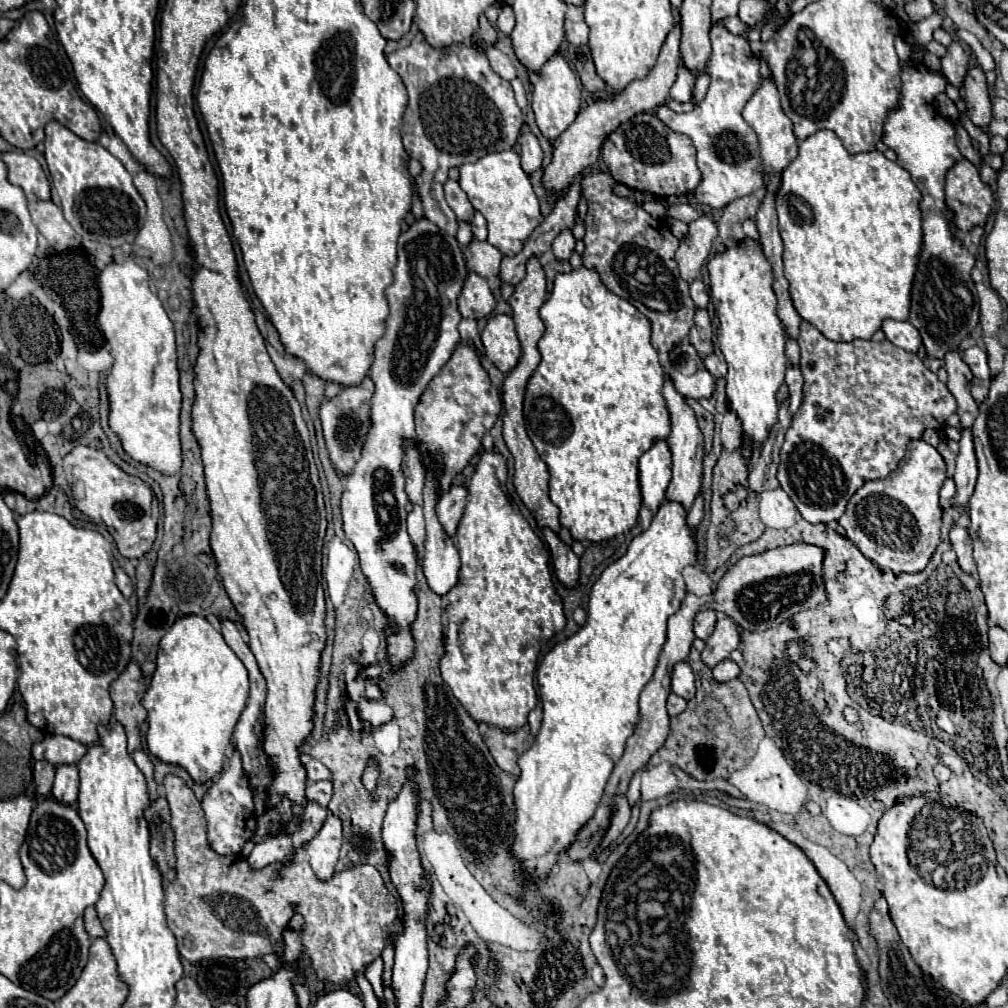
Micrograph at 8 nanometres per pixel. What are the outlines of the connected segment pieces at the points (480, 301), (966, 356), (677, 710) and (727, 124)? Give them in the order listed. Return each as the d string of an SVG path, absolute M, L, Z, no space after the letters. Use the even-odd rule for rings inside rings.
M469 272L467 282L465 282L457 302L459 302L461 316L463 318L473 318L473 320L489 316L495 308L495 298L489 290L487 280L483 276L475 274L475 272Z
M971 346L971 348L963 350L963 360L971 368L971 372L973 372L975 378L979 378L979 380L987 380L989 378L987 354L979 346Z
M669 694L669 698L667 698L667 712L671 714L671 716L677 716L677 714L681 714L683 710L687 708L687 702L681 698L681 696L677 696L677 694Z
M713 26L709 38L711 38L711 56L707 60L707 66L701 72L695 72L681 64L677 80L671 86L673 100L689 102L693 98L697 76L707 74L711 78L711 84L707 88L705 98L697 102L691 112L683 114L669 110L669 106L659 106L657 116L671 130L683 132L693 140L697 148L697 166L703 174L703 182L697 186L695 198L699 204L707 204L719 210L727 206L733 198L755 194L763 188L757 134L741 116L747 100L755 94L755 90L761 84L761 74L759 74L759 58L751 52L749 40L745 36L733 36L723 26Z

